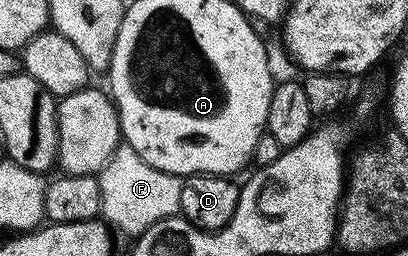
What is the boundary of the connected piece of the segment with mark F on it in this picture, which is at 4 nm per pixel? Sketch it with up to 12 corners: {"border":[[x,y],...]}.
{"border":[[118,145],[100,220],[136,239],[180,214],[182,178]]}

